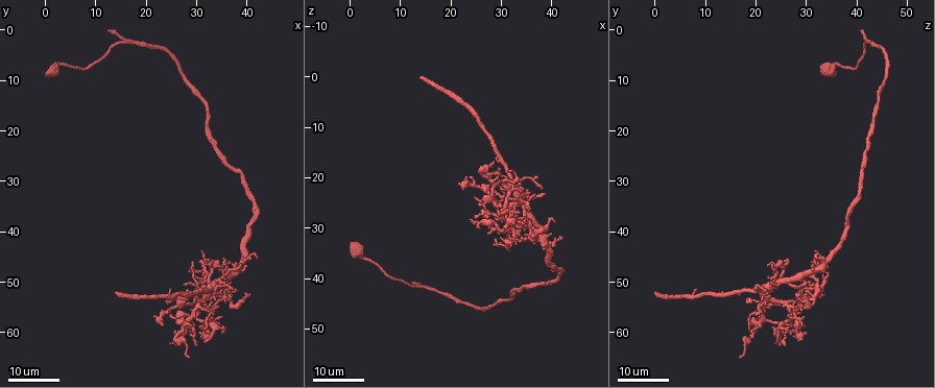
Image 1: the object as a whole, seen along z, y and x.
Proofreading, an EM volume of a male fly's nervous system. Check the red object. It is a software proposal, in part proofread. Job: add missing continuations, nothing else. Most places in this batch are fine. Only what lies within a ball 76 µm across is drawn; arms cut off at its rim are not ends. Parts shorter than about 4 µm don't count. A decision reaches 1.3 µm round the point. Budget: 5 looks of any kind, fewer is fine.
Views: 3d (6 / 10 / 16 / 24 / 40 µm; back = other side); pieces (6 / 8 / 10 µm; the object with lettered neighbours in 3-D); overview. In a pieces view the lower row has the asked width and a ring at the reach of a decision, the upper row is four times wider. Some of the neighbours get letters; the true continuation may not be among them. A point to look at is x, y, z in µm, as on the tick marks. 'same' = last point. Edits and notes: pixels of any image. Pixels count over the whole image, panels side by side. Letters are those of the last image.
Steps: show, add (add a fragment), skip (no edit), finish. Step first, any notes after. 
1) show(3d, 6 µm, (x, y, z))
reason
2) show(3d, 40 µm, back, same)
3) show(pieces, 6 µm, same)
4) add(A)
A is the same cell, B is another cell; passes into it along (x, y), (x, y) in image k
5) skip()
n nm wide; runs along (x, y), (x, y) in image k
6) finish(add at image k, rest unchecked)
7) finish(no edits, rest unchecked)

show(3d, 16 µm, (37.5, 51.0, 20.5))
thin end

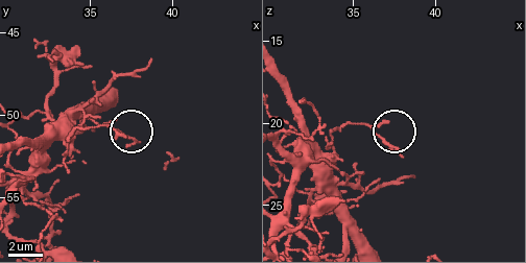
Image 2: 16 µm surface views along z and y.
show(pieces, 8 µm, (37.0, 51.3, 19.9))
what lies round it

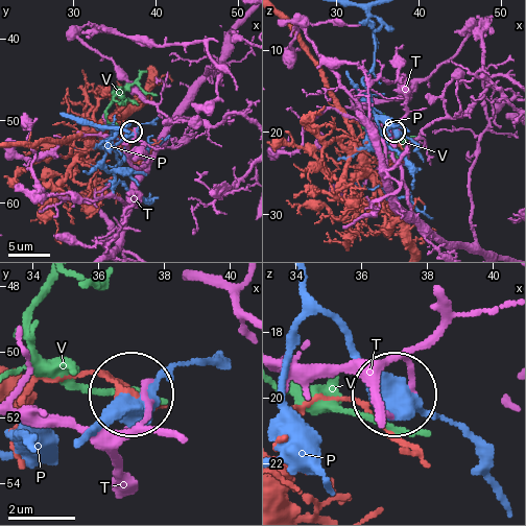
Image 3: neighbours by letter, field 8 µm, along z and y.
skip()
P, T and V are other cells; none of them fits

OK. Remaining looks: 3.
show(3d, 16 µm, (23.0, 58.5, 21.0))
an open end

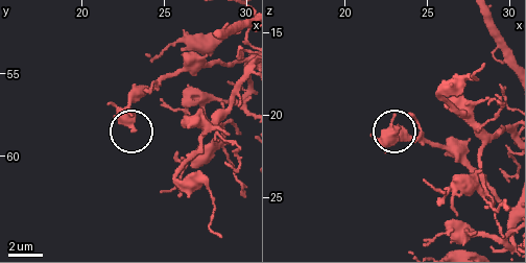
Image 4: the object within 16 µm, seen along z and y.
show(pieces, 10 µm, (23.1, 58.5, 20.8))

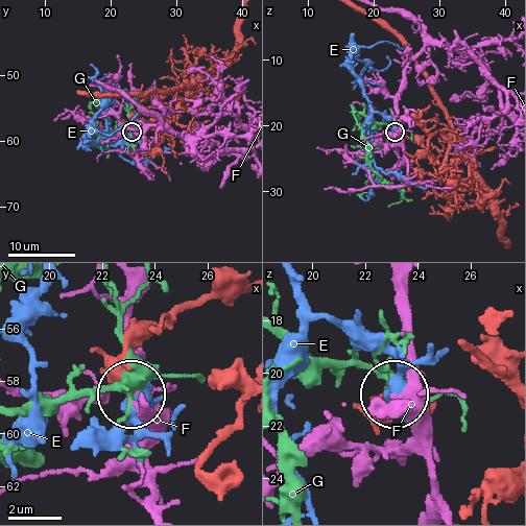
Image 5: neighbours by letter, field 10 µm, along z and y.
skip()
E, F and G are other cells; none of them fits

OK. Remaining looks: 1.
finish(no edits, rest unchecked)

